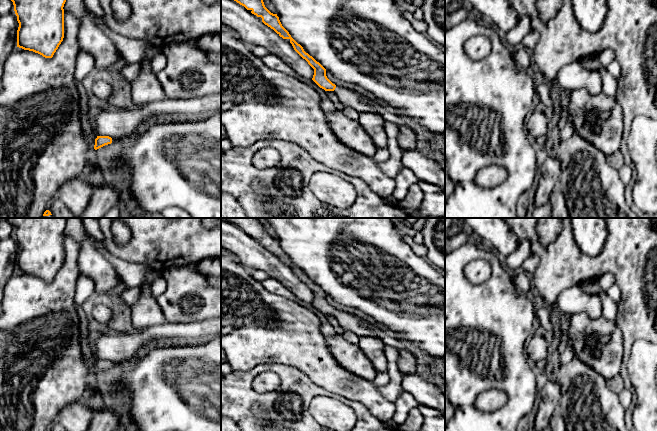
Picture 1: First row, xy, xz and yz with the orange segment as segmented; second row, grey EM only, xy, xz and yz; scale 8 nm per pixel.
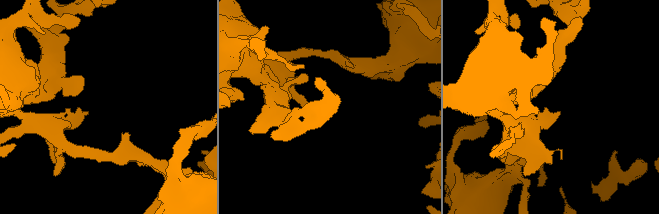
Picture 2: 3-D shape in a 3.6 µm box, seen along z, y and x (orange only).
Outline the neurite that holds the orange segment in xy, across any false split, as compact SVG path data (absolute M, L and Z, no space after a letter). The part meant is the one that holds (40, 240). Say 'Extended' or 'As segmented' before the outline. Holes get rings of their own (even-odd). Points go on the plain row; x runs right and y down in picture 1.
As segmented. M8 218L19 251L17 271L52 282L64 262L64 228L67 218Z

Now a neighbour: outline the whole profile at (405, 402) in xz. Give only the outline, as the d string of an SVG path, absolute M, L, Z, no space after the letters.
M402 391L400 396L395 401L395 415L392 419L398 426L405 423L409 412L413 408L417 408L419 403L408 392Z

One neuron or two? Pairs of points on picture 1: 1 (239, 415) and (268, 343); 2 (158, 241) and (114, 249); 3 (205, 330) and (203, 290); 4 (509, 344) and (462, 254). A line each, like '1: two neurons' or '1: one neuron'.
1: two neurons
2: one neuron
3: two neurons
4: one neuron

